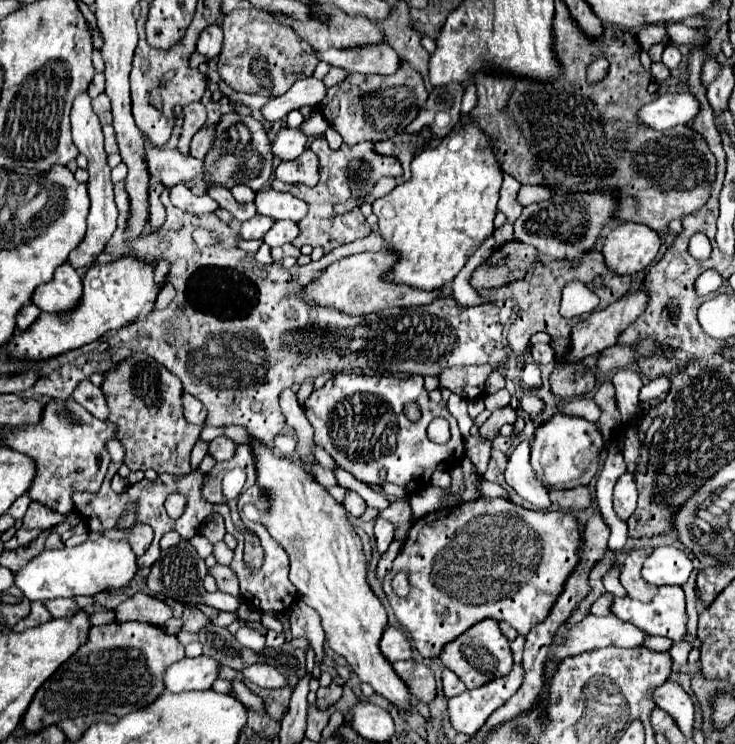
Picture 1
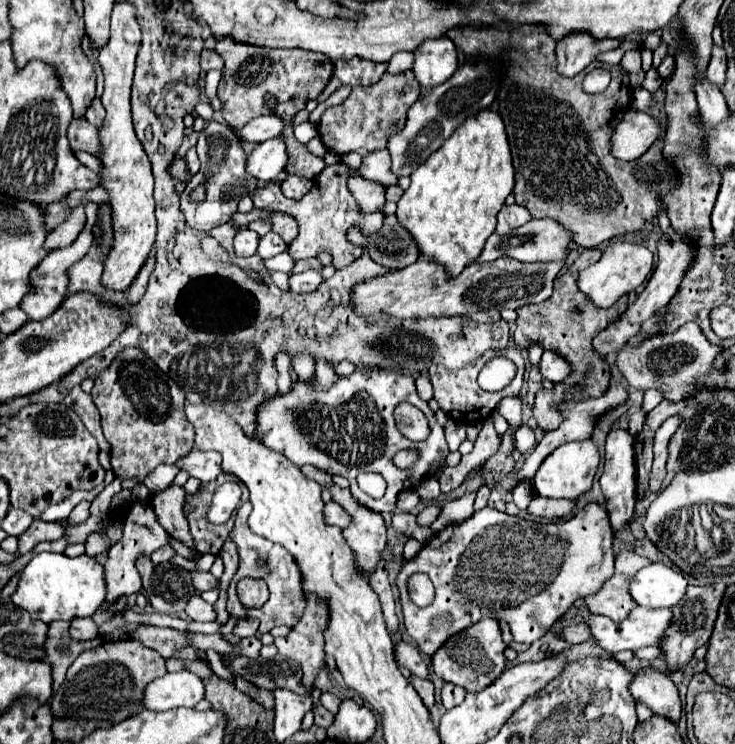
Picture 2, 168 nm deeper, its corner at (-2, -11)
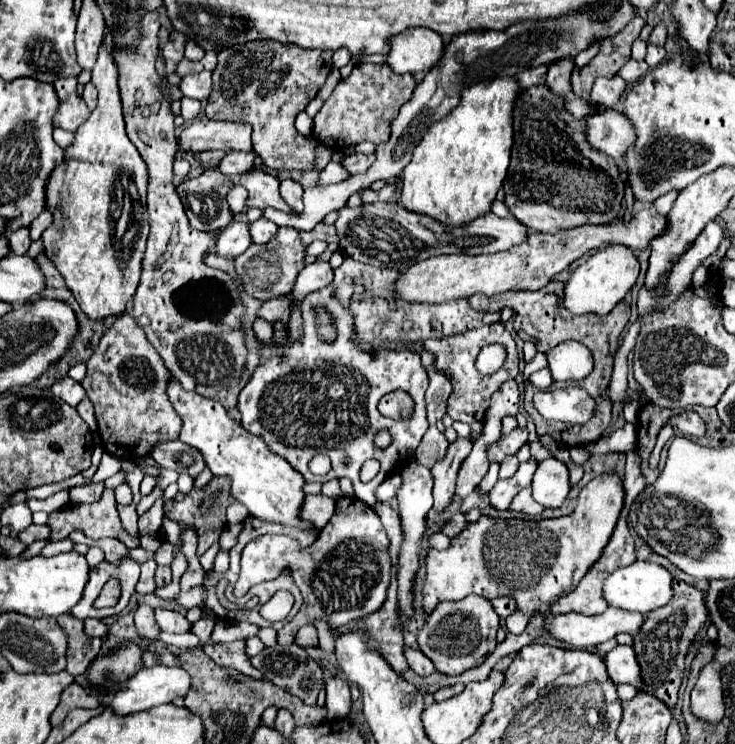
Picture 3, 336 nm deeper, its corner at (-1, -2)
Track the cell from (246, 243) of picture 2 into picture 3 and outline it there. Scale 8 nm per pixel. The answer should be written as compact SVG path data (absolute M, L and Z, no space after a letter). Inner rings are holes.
M232 220L230 226L222 230L222 234L216 240L216 256L222 258L236 258L252 244L248 224L240 220Z

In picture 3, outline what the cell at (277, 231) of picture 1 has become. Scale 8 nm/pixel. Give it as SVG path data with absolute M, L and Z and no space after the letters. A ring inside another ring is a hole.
M258 218L256 222L250 222L250 236L254 244L266 244L274 234L278 232L278 226L266 218Z

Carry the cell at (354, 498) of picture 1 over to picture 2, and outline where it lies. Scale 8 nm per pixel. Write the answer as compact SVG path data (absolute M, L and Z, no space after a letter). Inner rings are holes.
M329 501L325 505L325 521L329 525L337 525L343 529L351 521L351 515L347 515L347 511L343 511L343 507L339 507L335 501Z

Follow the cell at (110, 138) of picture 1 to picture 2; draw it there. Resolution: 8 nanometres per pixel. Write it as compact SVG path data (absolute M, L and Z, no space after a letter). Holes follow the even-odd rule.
M85 119L71 121L67 135L69 135L71 149L75 149L75 151L87 151L87 153L93 153L93 155L99 155L99 151L103 151L97 127L87 123Z

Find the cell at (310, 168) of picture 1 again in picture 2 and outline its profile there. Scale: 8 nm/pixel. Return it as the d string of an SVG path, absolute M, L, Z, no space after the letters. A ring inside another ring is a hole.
M287 175L285 181L281 183L283 195L291 197L291 199L301 199L311 187L313 187L313 181L311 179L303 179L299 175Z

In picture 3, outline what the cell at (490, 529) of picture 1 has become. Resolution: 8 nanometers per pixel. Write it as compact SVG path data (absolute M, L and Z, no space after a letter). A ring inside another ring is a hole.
M604 472L590 480L586 488L582 488L578 496L578 506L570 516L552 518L552 520L494 520L488 516L480 516L476 524L468 524L464 532L452 540L448 550L430 550L426 558L426 584L424 584L424 610L430 614L438 602L442 600L460 600L468 594L478 594L484 598L512 596L518 604L516 614L508 616L506 628L510 634L522 634L526 628L530 614L548 612L552 602L556 602L562 594L568 594L578 586L586 570L598 560L604 546L608 544L614 526L620 518L620 510L624 506L624 490L622 478L616 472Z

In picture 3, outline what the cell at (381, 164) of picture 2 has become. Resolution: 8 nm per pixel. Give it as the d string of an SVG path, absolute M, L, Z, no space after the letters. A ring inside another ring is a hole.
M348 152L344 158L342 158L342 166L350 172L350 174L360 174L360 172L366 172L374 162L374 154L366 156L366 154L356 154L356 152Z

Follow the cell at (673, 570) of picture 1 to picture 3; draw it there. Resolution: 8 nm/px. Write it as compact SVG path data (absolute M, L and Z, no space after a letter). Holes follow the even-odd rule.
M632 562L626 568L618 568L610 578L606 578L602 588L602 598L606 598L608 606L630 610L630 612L650 612L668 604L672 596L672 576L666 568L652 562Z

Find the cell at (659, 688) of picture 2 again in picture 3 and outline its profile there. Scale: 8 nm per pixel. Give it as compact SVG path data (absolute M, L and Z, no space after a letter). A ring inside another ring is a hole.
M616 646L610 652L606 652L602 656L602 660L606 662L606 670L610 672L610 678L616 684L626 682L626 684L632 684L636 688L642 686L640 666L636 662L632 646Z

